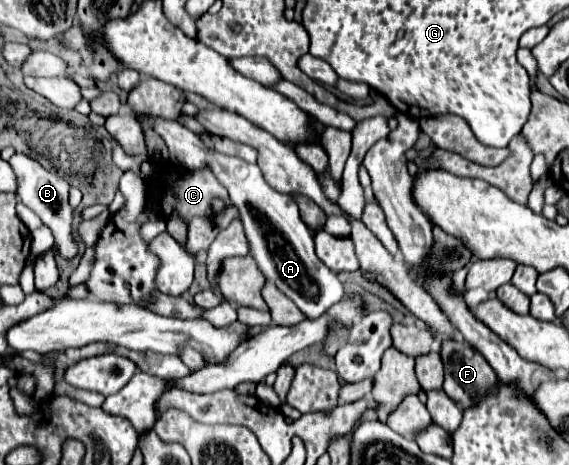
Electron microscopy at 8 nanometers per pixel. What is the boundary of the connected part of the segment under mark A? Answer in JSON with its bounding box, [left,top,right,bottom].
[140,115,344,319]

